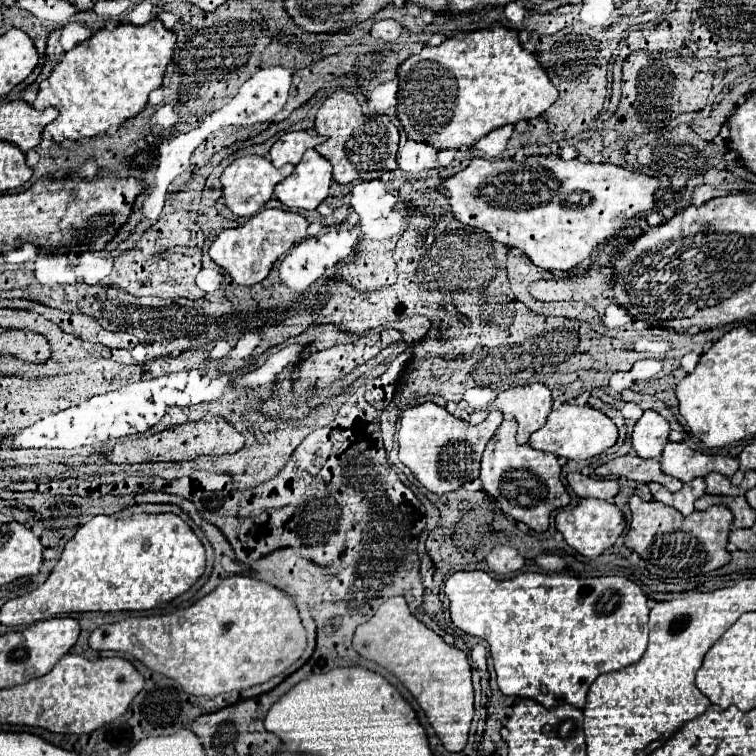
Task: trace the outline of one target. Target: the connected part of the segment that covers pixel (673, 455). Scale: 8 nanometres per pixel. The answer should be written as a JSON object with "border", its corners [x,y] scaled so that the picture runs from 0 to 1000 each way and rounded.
{"border":[[[884,585],[873,606],[873,619],[878,627],[892,630],[902,638],[913,638],[915,632],[923,632],[923,630],[931,632],[939,624],[952,624],[966,632],[976,622],[976,608],[968,603],[926,601],[910,593],[905,585],[899,587]]]}

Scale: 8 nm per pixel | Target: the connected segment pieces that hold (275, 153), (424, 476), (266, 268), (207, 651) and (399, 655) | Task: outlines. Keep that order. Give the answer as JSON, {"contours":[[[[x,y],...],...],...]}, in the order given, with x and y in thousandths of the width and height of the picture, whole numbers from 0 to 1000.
{"contours":[[[[381,175],[370,180],[357,196],[357,212],[362,220],[376,220],[378,214],[394,217],[407,196],[431,188],[431,180],[415,175]]],[[[561,532],[537,542],[529,553],[526,606],[534,616],[545,622],[545,627],[561,646],[566,646],[574,653],[590,653],[595,648],[606,648],[614,638],[632,632],[640,590],[653,577],[661,561],[664,545],[659,542],[648,545],[638,561],[622,563],[619,558],[593,548],[590,540],[577,537],[574,532]]],[[[344,278],[325,296],[320,296],[315,302],[296,304],[283,317],[275,336],[291,354],[296,354],[307,365],[307,370],[312,376],[333,378],[333,376],[347,373],[357,362],[362,347],[373,336],[378,336],[386,325],[392,325],[394,320],[399,320],[405,315],[405,302],[407,302],[407,294],[394,280]]],[[[302,762],[286,780],[246,807],[217,815],[175,815],[119,839],[122,860],[175,865],[193,884],[233,899],[257,921],[323,913],[373,892],[405,857],[405,833],[384,788],[328,762]]],[[[532,788],[511,794],[487,823],[471,831],[468,860],[519,889],[542,913],[590,992],[614,992],[627,947],[627,910],[619,868],[611,860],[593,854],[577,836],[550,820]]]]}

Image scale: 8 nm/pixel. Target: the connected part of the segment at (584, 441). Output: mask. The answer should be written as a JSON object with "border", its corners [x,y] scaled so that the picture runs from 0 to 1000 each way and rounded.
{"border":[[[749,532],[738,542],[728,545],[722,563],[709,569],[701,577],[698,587],[709,595],[730,598],[741,606],[772,608],[772,606],[799,601],[807,590],[815,587],[815,582],[817,582],[817,566],[802,548],[796,548],[794,542],[788,542],[783,537],[765,537],[765,534],[751,534]]]}

